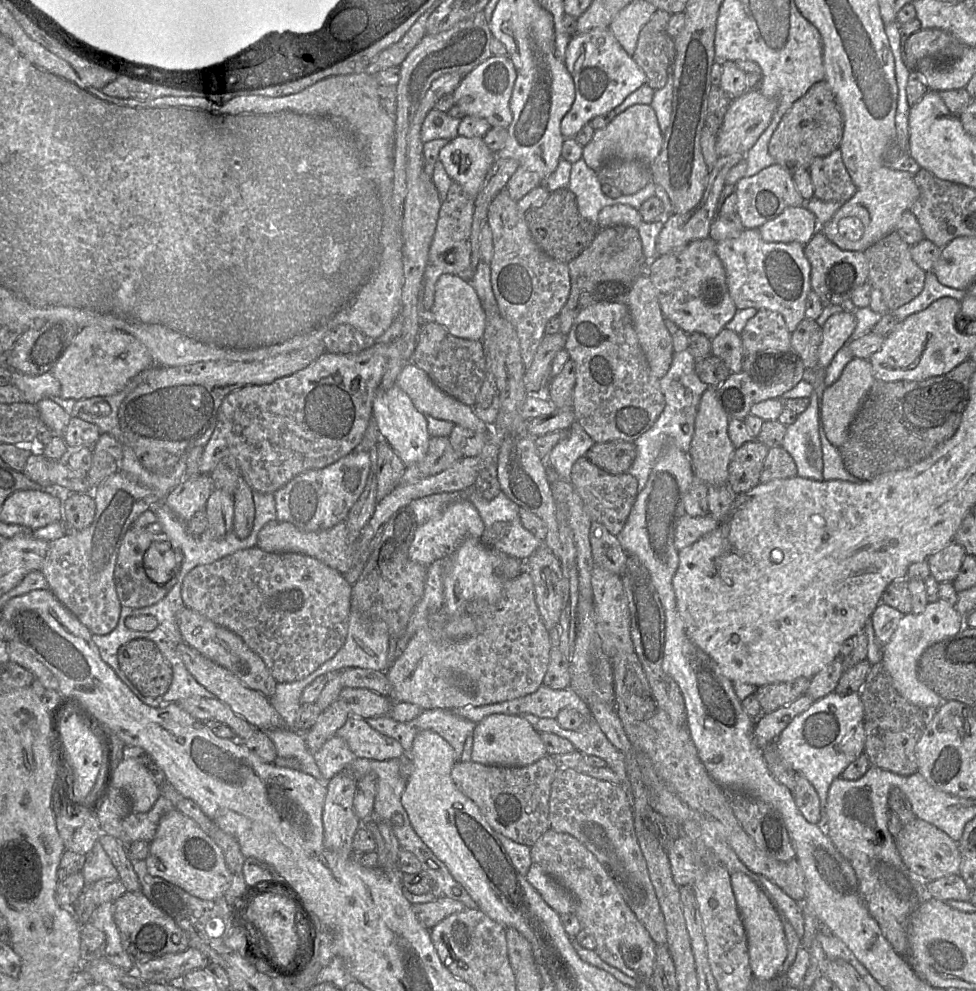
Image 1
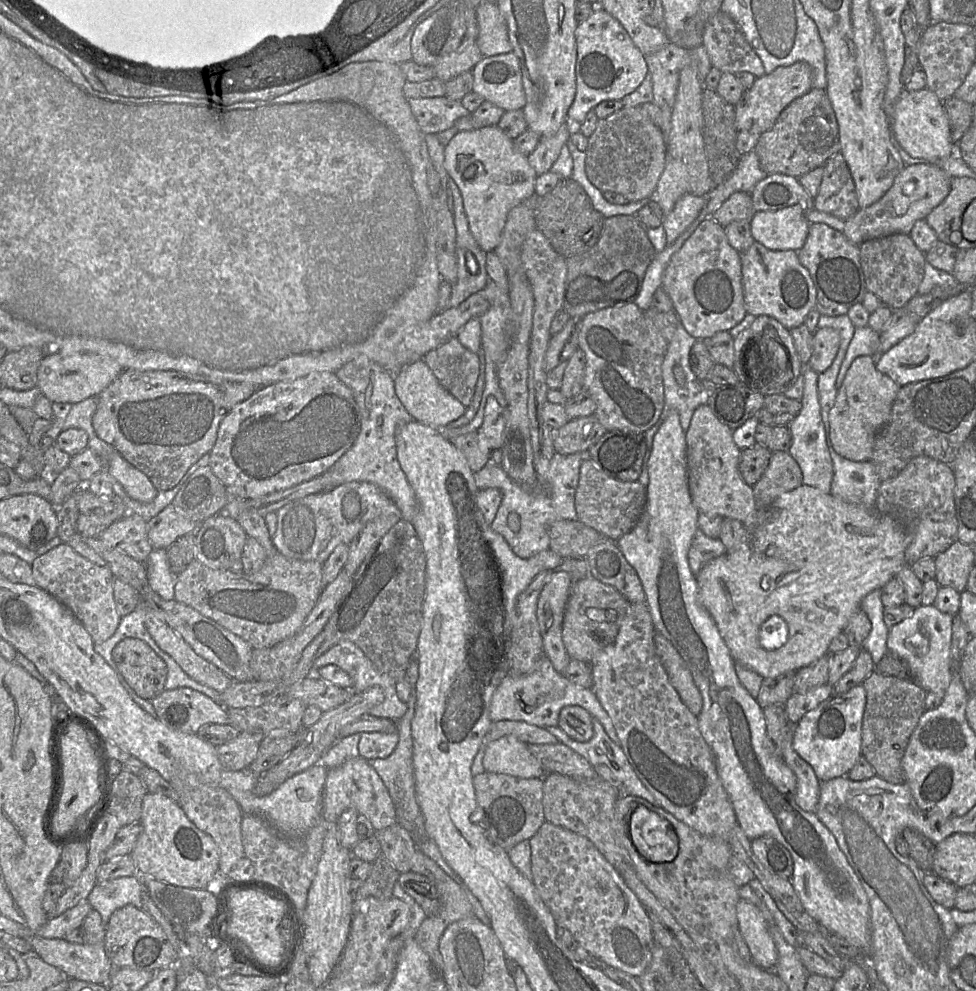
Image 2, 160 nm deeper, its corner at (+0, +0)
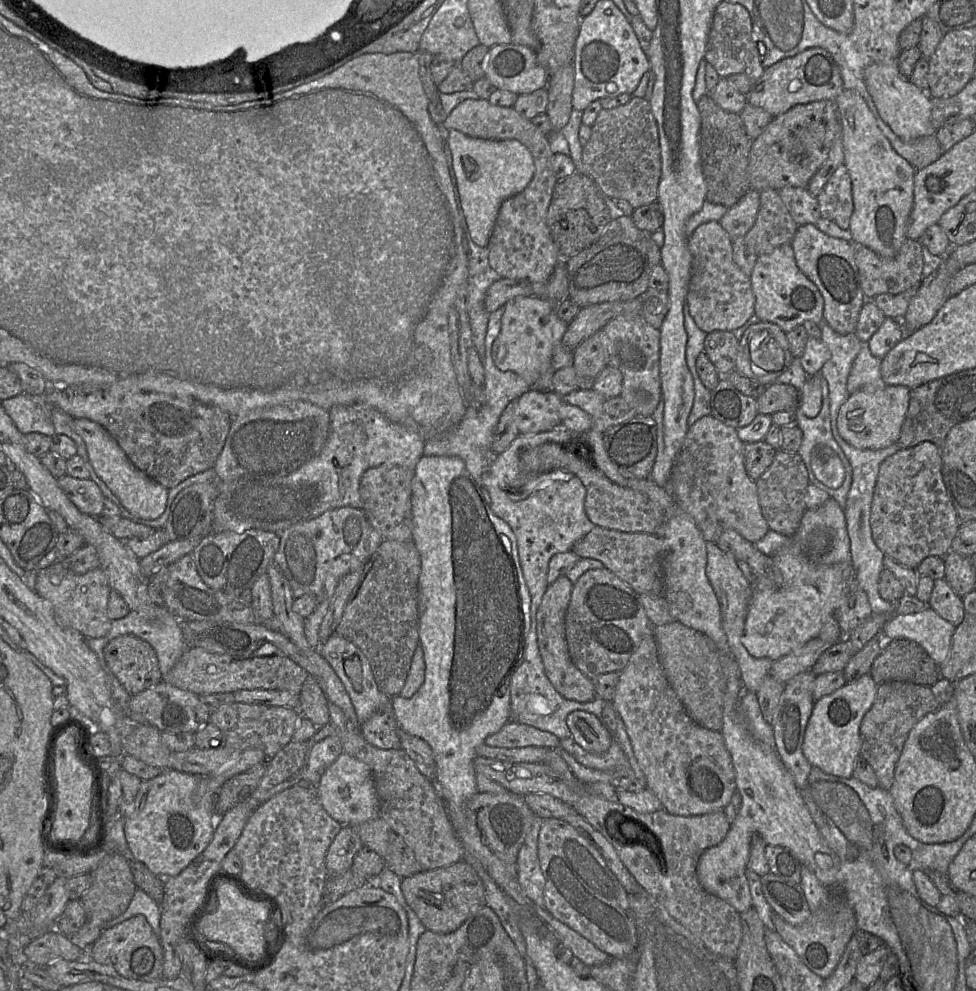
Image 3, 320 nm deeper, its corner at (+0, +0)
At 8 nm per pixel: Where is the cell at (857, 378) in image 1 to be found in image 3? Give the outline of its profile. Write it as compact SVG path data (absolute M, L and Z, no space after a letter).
M886 385L874 392L858 390L850 394L838 412L839 435L849 445L861 450L879 450L896 443L908 409L909 391L905 386Z

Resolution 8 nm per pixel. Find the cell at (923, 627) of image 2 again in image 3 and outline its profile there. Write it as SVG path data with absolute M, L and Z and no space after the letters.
M930 606L918 613L893 614L884 624L884 640L909 639L921 645L940 666L948 658L955 626L939 616Z

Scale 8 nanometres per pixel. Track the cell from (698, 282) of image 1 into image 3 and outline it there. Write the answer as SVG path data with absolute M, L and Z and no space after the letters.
M709 221L700 224L687 241L692 267L686 302L695 324L707 334L716 330L732 332L754 314L751 281L733 260L732 240L718 221Z

